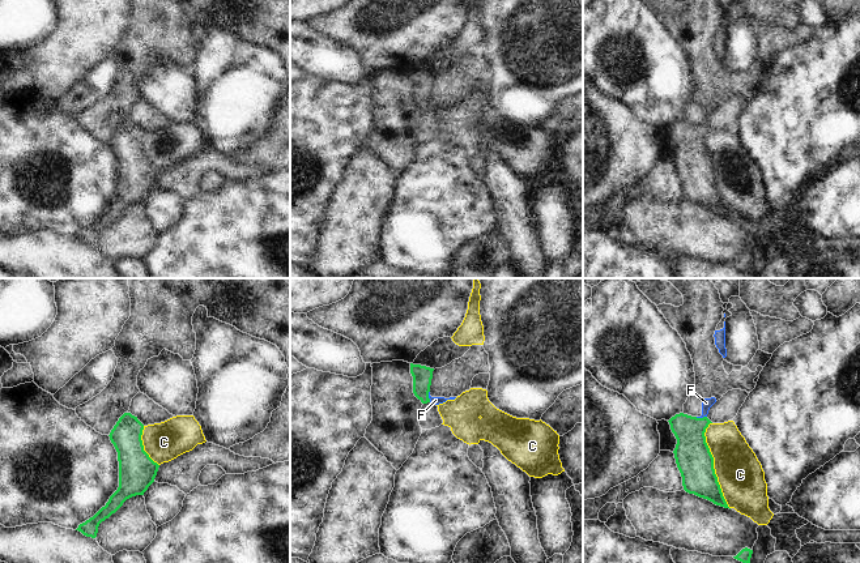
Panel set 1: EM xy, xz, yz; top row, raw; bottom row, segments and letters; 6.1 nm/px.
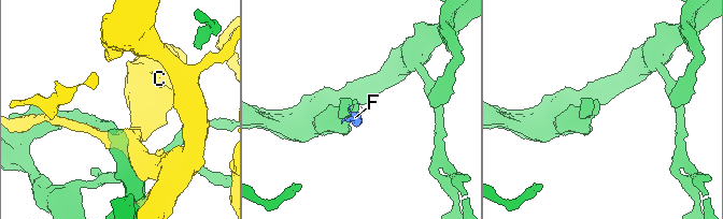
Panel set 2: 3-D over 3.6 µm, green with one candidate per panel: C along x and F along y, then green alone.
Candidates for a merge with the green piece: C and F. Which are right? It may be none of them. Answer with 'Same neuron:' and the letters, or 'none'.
Same neuron: none

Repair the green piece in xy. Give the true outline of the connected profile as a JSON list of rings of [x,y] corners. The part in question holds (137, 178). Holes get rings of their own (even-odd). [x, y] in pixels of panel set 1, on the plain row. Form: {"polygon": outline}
{"polygon": [[[124,120],[110,140],[110,148],[118,159],[119,195],[93,225],[76,238],[95,246],[102,229],[115,221],[123,210],[136,202],[144,202],[154,189],[159,172],[144,158],[141,142],[144,132],[131,120]]]}

